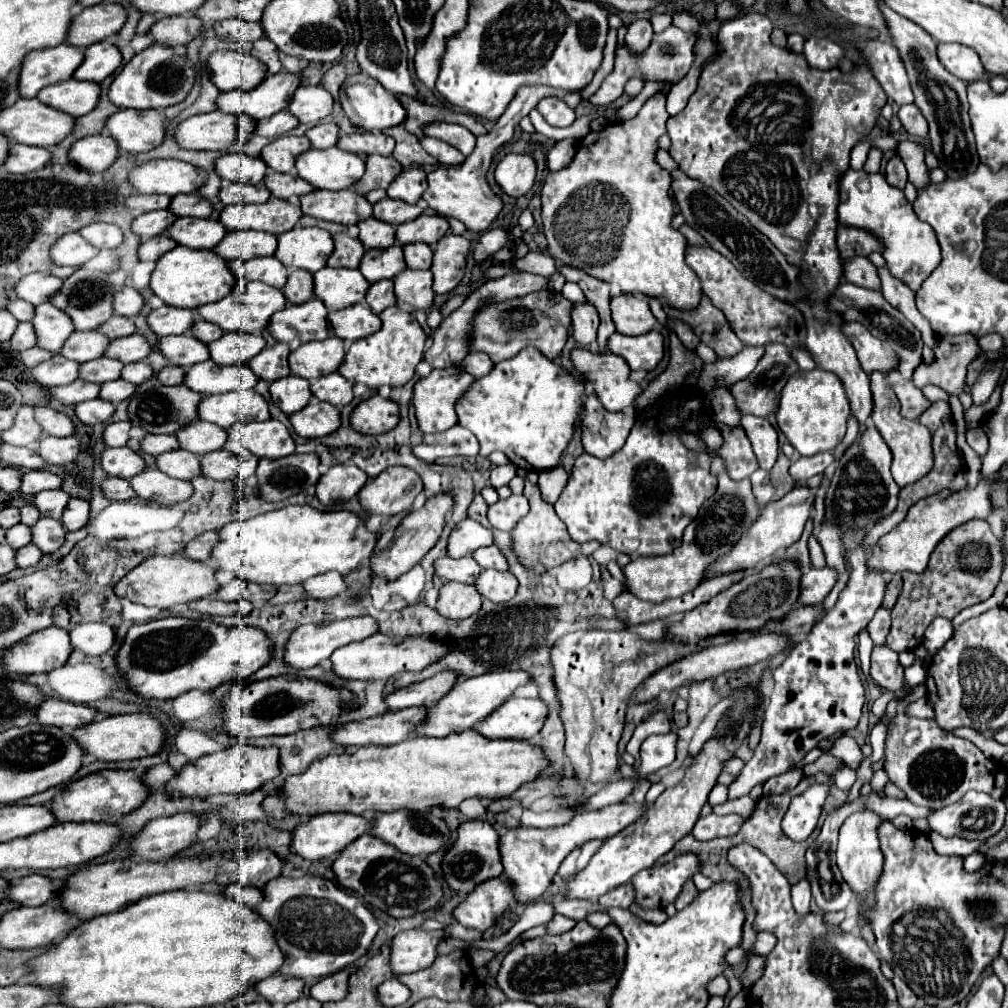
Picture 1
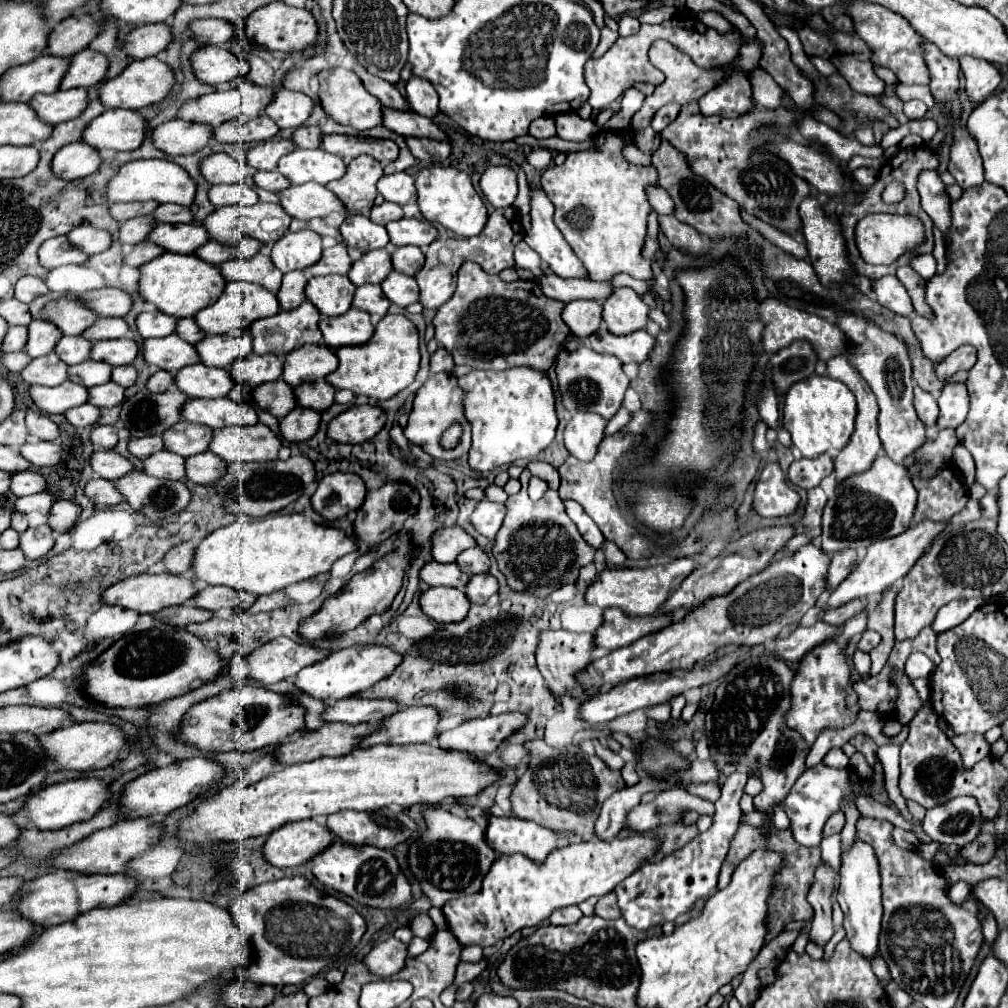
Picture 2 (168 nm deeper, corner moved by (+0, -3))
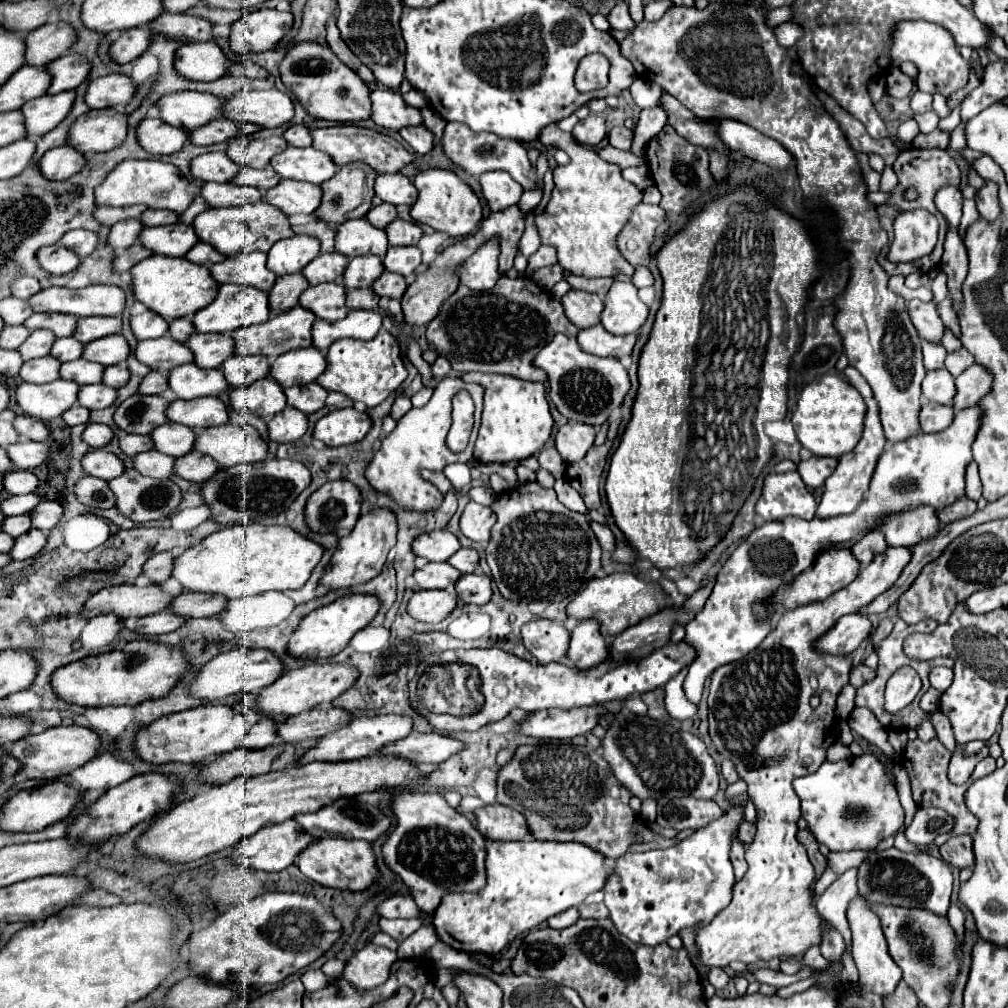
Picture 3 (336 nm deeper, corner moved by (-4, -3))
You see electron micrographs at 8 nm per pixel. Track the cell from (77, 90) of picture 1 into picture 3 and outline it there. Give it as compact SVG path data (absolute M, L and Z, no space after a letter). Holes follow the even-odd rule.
M68 90L68 92L60 92L60 94L44 94L40 98L34 98L30 102L26 102L22 106L24 118L26 118L26 130L28 136L32 134L46 134L50 130L54 130L70 112L70 108L74 106L76 100L76 92Z

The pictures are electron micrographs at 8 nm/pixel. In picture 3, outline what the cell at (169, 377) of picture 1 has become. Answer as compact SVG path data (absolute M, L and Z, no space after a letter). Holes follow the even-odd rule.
M154 370L142 380L140 394L162 394L166 388L168 388L168 378Z

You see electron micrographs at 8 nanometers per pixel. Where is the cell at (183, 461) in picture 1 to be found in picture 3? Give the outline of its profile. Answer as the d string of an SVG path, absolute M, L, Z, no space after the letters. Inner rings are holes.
M148 450L134 456L134 468L142 476L150 478L170 478L174 474L174 464L176 464L174 456L162 454L158 450Z

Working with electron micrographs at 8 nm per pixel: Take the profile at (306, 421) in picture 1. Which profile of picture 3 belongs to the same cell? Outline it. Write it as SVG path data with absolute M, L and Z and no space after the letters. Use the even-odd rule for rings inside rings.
M284 408L268 422L270 440L282 444L282 442L296 442L300 440L308 430L308 416L304 412L298 412L296 408Z

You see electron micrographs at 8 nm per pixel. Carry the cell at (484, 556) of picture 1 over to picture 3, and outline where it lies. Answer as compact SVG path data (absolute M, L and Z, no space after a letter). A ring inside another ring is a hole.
M460 548L456 554L450 556L448 564L452 564L456 570L460 570L462 574L470 574L478 568L478 562L480 562L480 556L474 548Z

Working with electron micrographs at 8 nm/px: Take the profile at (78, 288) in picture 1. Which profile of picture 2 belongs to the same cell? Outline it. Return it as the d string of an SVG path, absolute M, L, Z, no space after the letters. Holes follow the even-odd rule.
M56 300L46 304L46 308L42 308L40 312L40 320L56 324L66 336L82 334L84 328L94 324L96 318L98 316L94 316L94 312L90 312L88 308L82 308L78 300Z

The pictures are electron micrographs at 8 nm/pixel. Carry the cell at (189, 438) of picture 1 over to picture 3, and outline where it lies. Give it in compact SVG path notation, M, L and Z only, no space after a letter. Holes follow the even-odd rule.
M174 422L162 424L150 436L158 452L164 452L176 458L194 450L194 430L186 428L184 424L174 424Z

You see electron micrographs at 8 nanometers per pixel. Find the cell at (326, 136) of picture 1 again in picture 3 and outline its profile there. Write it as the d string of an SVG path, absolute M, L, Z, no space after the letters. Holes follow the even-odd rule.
M290 126L286 132L284 132L284 138L290 146L296 146L296 148L306 148L306 146L312 146L312 138L310 138L310 126Z

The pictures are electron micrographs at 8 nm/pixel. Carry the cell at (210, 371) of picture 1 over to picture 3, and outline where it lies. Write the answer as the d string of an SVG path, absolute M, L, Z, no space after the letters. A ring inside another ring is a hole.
M184 364L170 372L170 386L160 394L168 402L177 399L194 400L200 396L220 396L228 384L222 370L204 370L196 364Z

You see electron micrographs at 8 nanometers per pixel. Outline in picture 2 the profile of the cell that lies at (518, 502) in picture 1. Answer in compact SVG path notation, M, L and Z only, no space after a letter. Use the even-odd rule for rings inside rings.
M480 500L474 508L474 512L470 514L470 524L476 528L478 534L486 536L488 540L494 540L500 524L502 524L502 516L506 516L504 504Z

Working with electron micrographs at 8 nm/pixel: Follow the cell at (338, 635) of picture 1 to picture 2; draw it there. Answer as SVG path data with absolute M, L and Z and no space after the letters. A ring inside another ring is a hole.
M274 638L266 644L262 644L260 648L256 648L254 652L246 654L246 656L240 656L236 654L230 664L228 664L228 674L230 678L236 682L236 684L246 684L246 682L256 682L256 684L262 684L262 686L268 686L268 684L276 684L280 680L292 680L292 676L296 676L302 668L310 666L310 664L316 664L318 660L322 660L326 656L324 650L312 646L312 644L306 644L306 642L294 642L290 638Z

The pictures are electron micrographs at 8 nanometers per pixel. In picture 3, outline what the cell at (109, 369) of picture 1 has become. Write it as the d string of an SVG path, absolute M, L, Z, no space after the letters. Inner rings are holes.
M78 358L74 362L62 364L60 378L74 380L80 386L84 386L84 384L98 384L98 382L102 382L102 372L104 372L104 366L102 364L98 364L98 362L86 364L84 358Z

